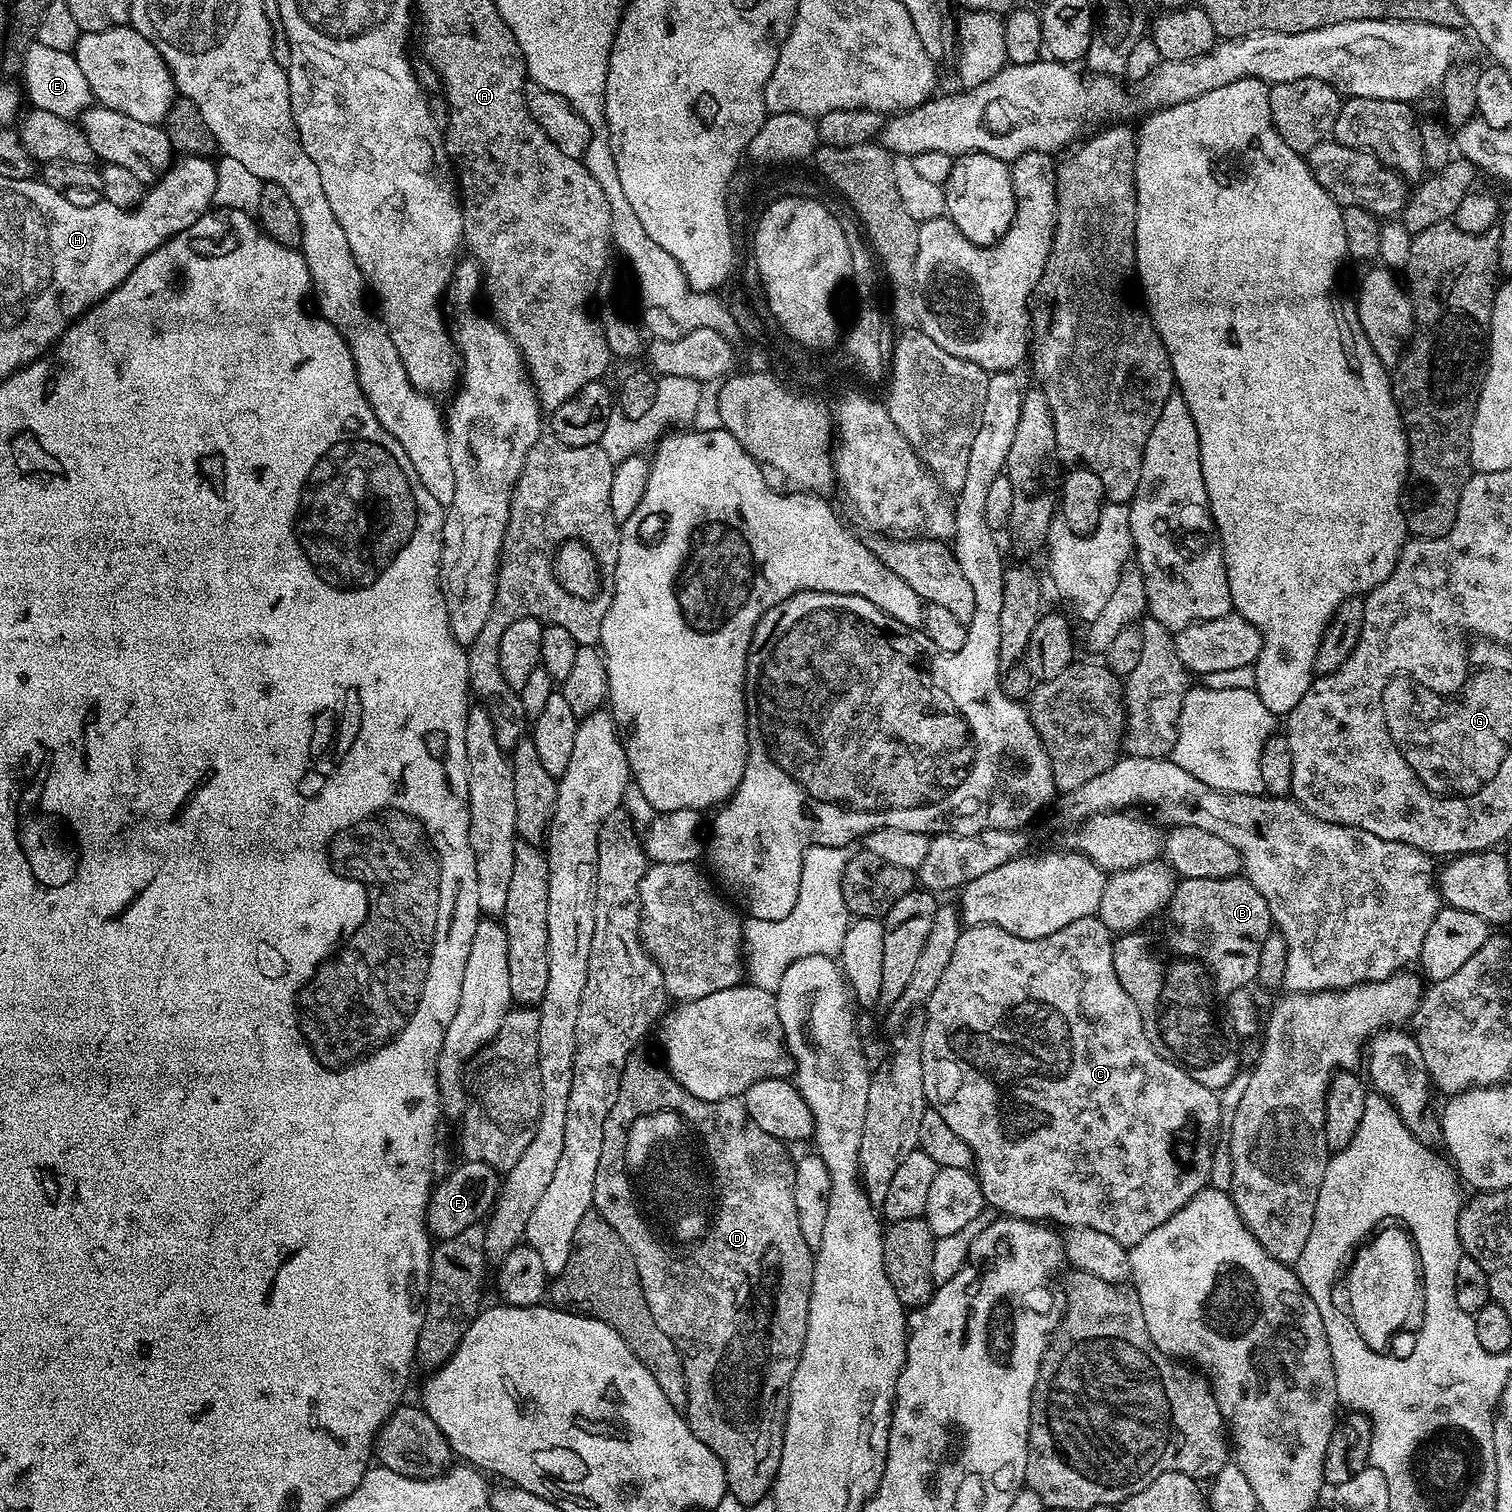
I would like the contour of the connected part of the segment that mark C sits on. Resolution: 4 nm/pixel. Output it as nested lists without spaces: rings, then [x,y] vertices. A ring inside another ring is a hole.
[[[1096,916],[1079,918],[1078,921],[1063,927],[1062,930],[1055,931],[1054,934],[1033,940],[1016,937],[1014,934],[1007,933],[1006,930],[999,928],[996,924],[973,924],[965,927],[958,938],[958,946],[954,946],[954,955],[951,956],[942,978],[938,978],[938,986],[934,986],[932,996],[926,1001],[926,1019],[923,1031],[919,1033],[919,1050],[922,1078],[924,1079],[924,1098],[927,1107],[938,1110],[938,1114],[942,1114],[942,1118],[950,1126],[950,1130],[954,1130],[954,1134],[958,1134],[972,1148],[974,1175],[980,1181],[984,1202],[989,1209],[997,1208],[1000,1211],[997,1213],[1017,1220],[1031,1220],[1033,1222],[1052,1222],[1048,1220],[1054,1220],[1064,1224],[1063,1226],[1102,1230],[1102,1234],[1110,1234],[1110,1238],[1114,1238],[1114,1242],[1131,1246],[1142,1242],[1142,1238],[1146,1238],[1146,1234],[1150,1234],[1150,1230],[1162,1226],[1162,1222],[1166,1222],[1166,1218],[1173,1216],[1186,1201],[1194,1198],[1204,1188],[1209,1187],[1211,1180],[1208,1179],[1212,1176],[1212,1139],[1215,1138],[1216,1127],[1220,1124],[1220,1100],[1216,1097],[1219,1095],[1213,1089],[1207,1088],[1205,1084],[1194,1078],[1190,1078],[1187,1070],[1181,1068],[1174,1061],[1166,1059],[1162,1054],[1158,1054],[1158,1050],[1154,1050],[1150,1038],[1146,1038],[1146,1030],[1142,1026],[1142,1014],[1138,1014],[1138,1006],[1134,1006],[1134,998],[1130,998],[1130,994],[1126,994],[1126,990],[1122,990],[1122,982],[1118,980],[1118,974],[1114,968],[1113,943],[1114,934]]]

